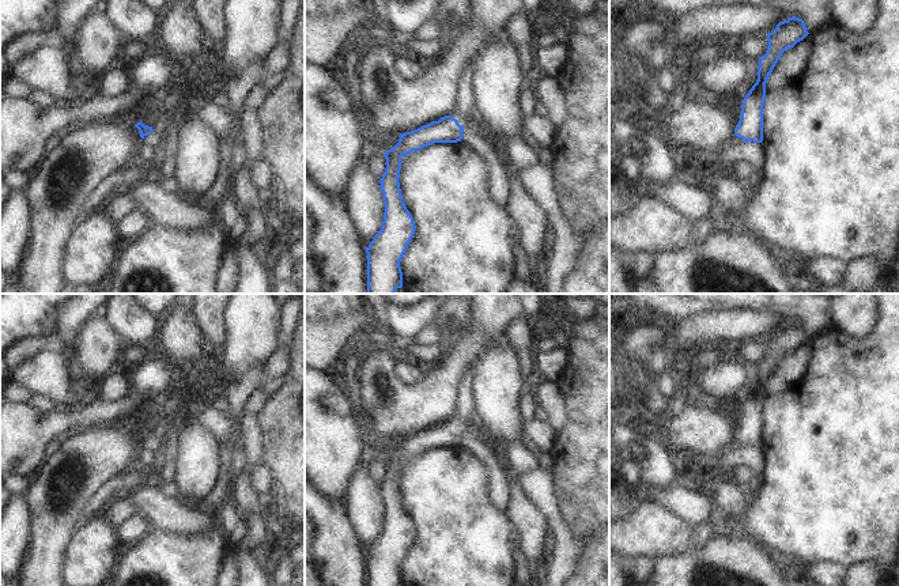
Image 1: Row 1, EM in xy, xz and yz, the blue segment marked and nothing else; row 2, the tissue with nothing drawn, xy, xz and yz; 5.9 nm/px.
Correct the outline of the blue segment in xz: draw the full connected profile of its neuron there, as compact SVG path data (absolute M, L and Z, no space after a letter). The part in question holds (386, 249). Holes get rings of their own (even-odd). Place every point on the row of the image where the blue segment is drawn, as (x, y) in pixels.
M472 76L460 77L456 107L449 116L400 135L398 143L384 154L386 169L379 184L385 212L381 230L366 247L367 294L394 294L403 287L400 261L416 226L401 196L401 156L434 143L461 141L467 118L476 109L471 79Z

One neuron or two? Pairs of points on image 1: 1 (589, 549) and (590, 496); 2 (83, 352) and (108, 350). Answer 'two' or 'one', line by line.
1: two
2: one

